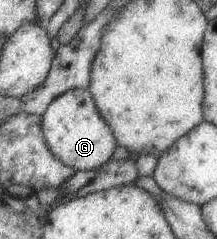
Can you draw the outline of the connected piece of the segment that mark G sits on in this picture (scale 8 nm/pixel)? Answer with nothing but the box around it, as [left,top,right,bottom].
[41,88,117,171]

